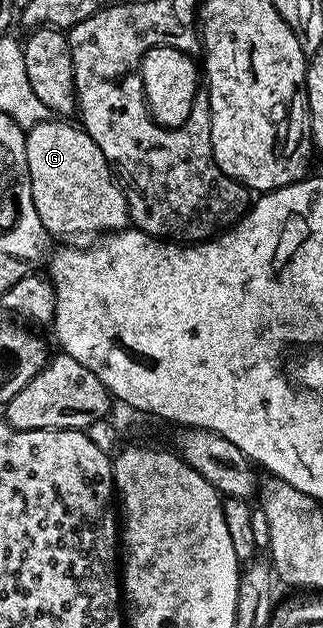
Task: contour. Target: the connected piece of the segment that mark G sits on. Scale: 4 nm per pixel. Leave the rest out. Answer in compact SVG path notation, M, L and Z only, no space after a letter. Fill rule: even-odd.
M56 117L44 119L26 131L22 154L28 162L30 173L30 193L34 201L34 209L38 209L38 217L48 230L49 236L56 235L92 235L122 231L129 226L128 202L124 190L112 170L111 163L94 145L94 141L83 127L72 121L61 121Z

